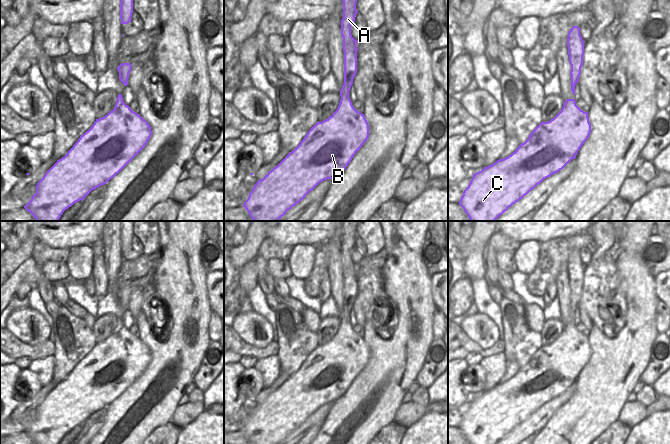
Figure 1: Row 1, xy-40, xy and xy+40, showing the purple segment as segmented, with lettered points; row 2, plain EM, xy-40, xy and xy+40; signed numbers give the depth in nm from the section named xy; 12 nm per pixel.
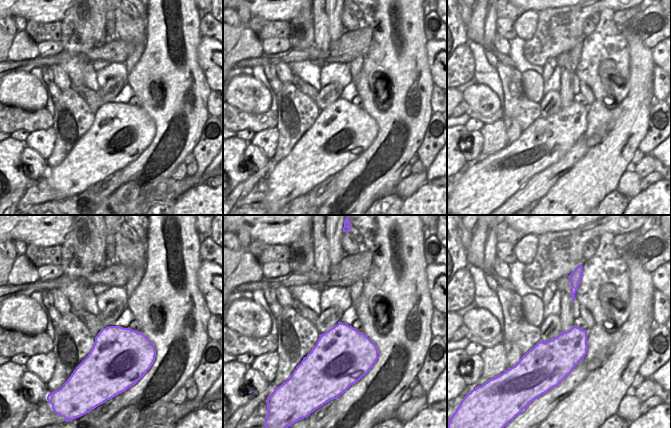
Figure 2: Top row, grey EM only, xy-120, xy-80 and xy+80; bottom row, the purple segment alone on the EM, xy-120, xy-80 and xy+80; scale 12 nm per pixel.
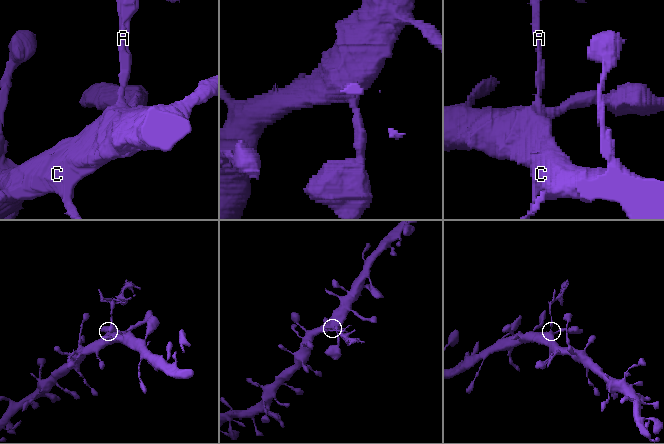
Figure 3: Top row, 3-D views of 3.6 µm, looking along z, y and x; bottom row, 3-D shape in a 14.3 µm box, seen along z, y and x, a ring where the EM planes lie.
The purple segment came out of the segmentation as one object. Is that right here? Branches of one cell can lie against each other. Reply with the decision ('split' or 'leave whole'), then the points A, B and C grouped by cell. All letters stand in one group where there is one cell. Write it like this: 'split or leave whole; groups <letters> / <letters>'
split; groups A / B C

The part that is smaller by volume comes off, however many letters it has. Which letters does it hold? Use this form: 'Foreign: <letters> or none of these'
Foreign: A

